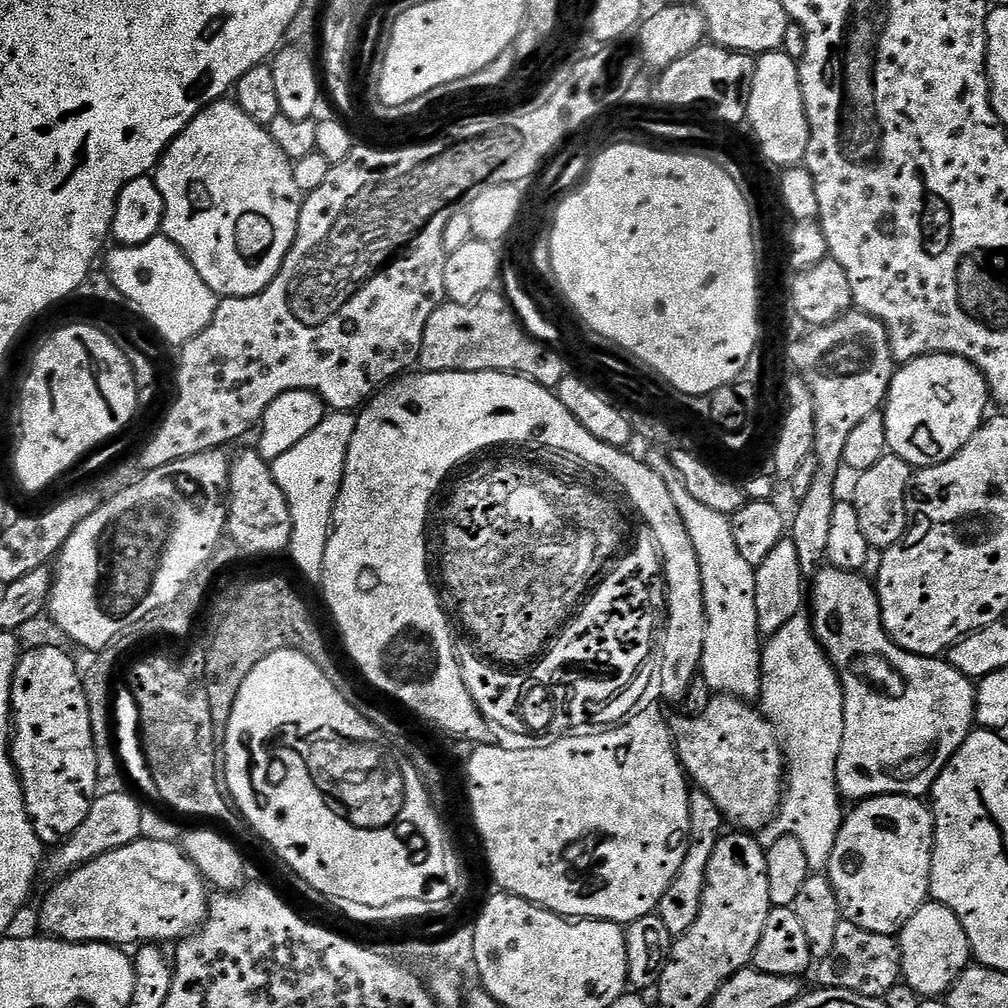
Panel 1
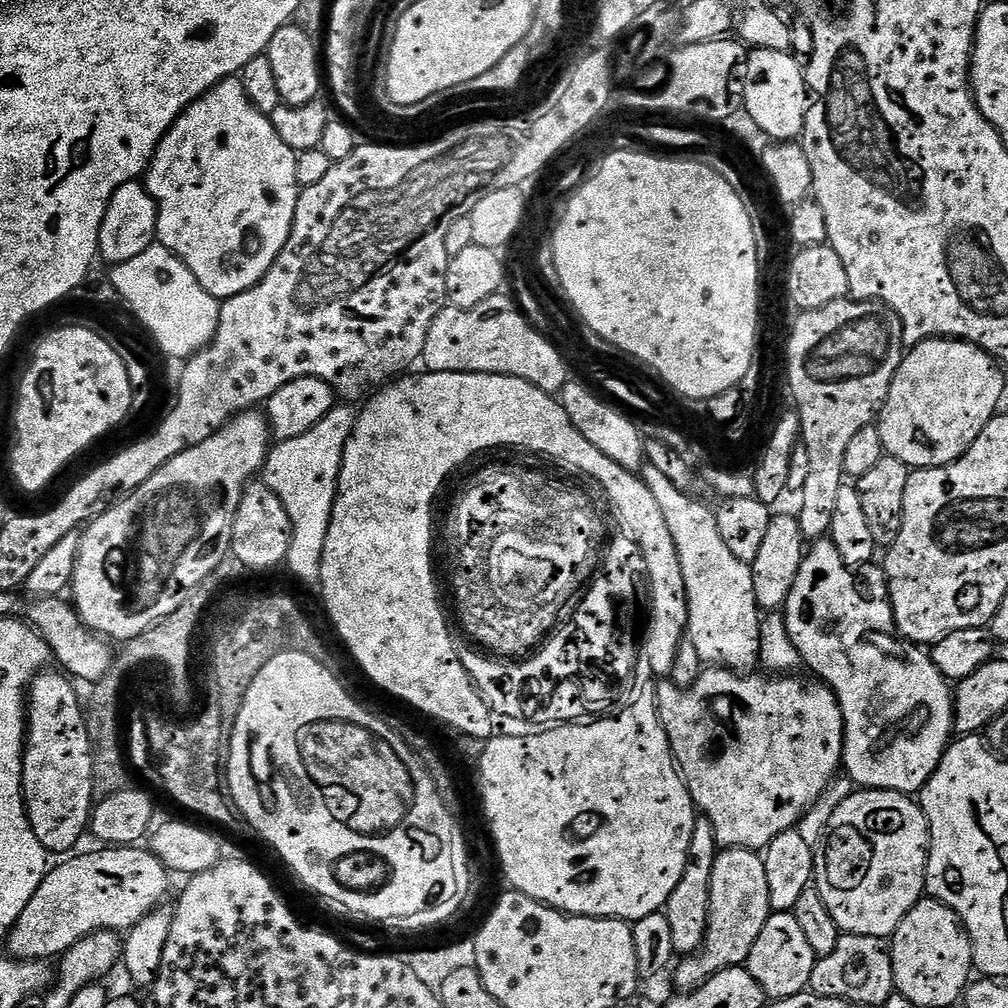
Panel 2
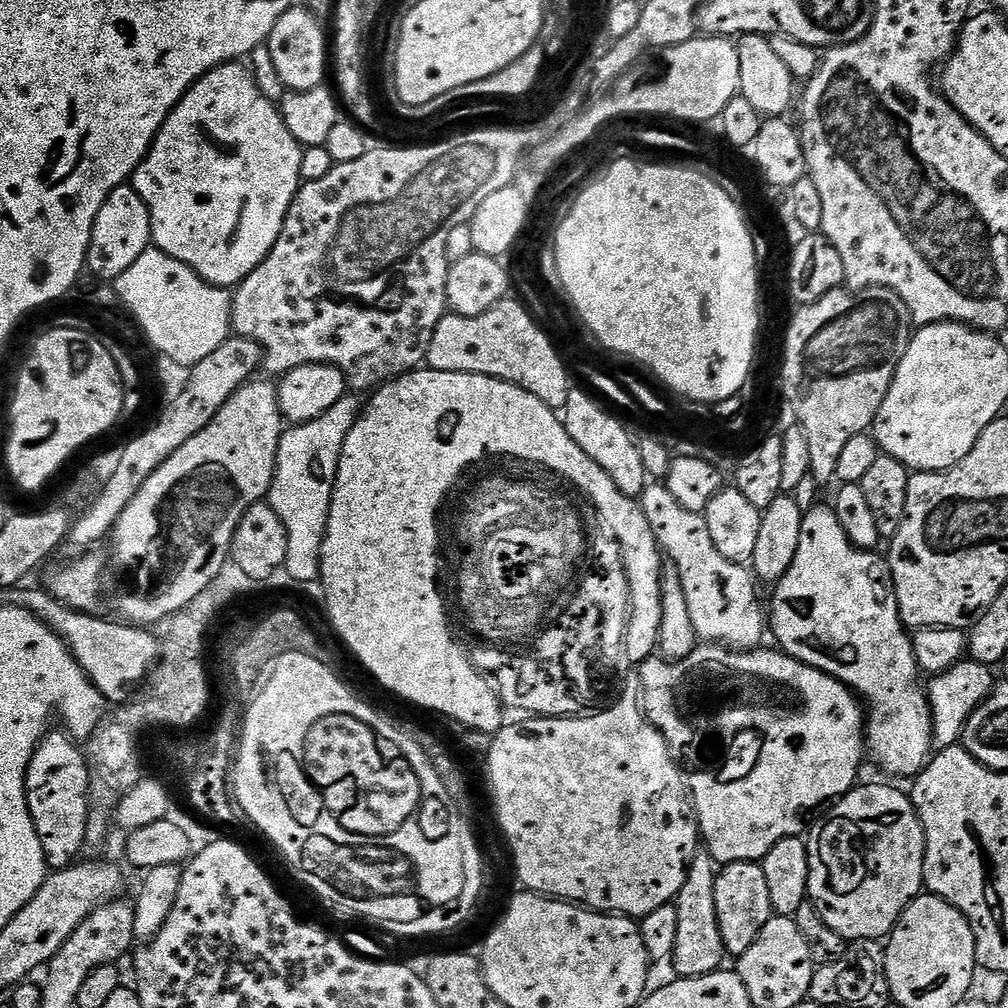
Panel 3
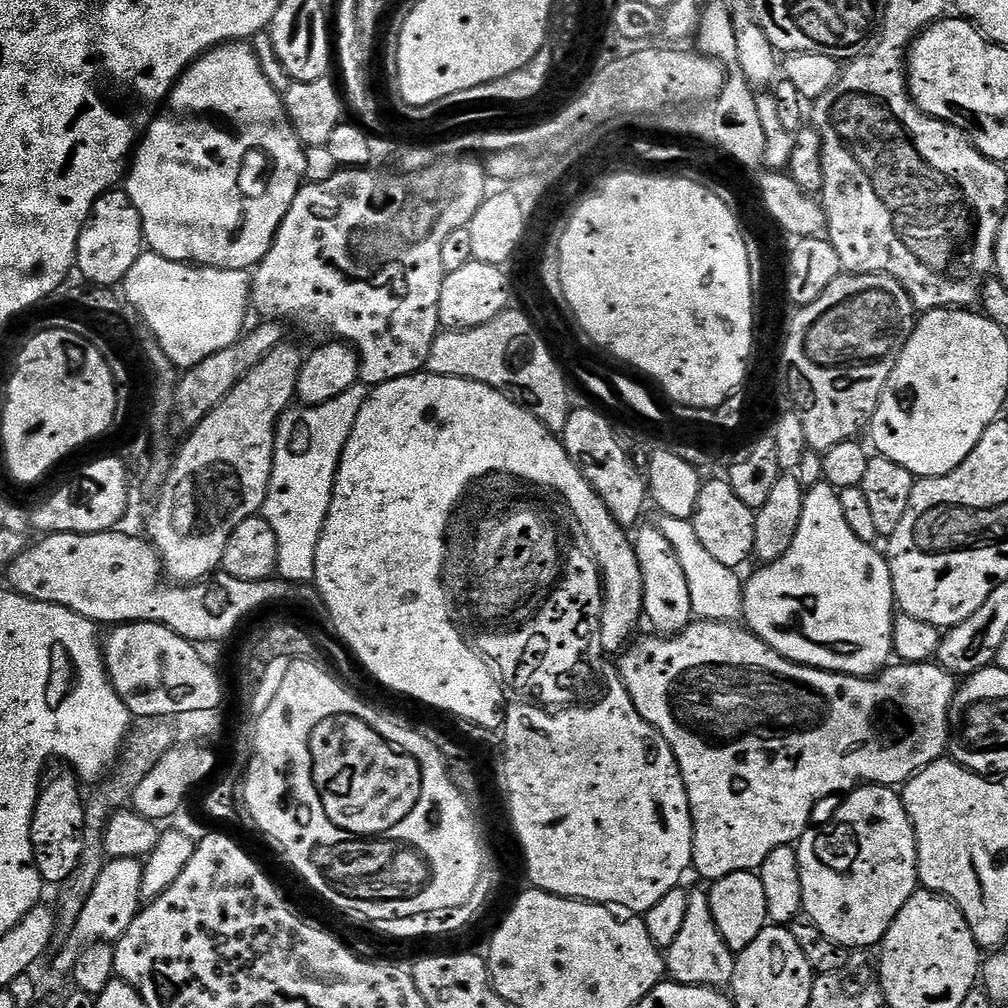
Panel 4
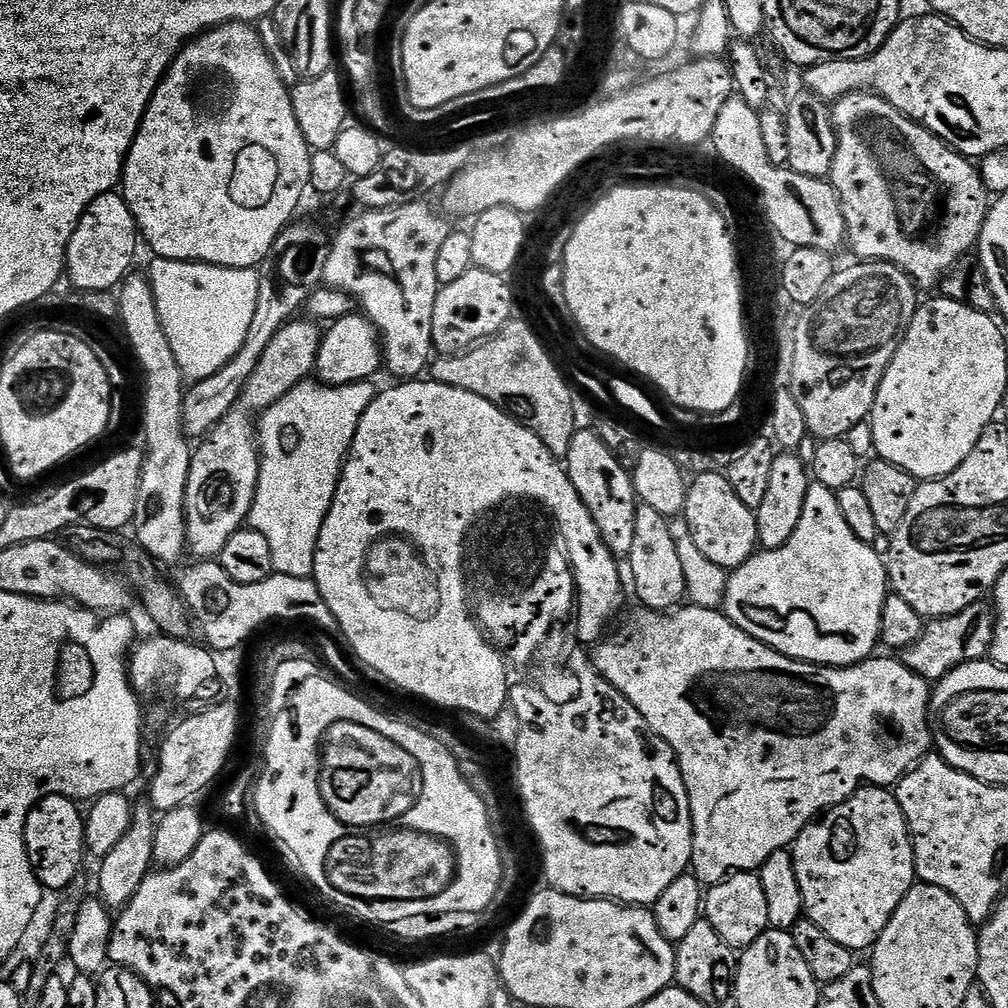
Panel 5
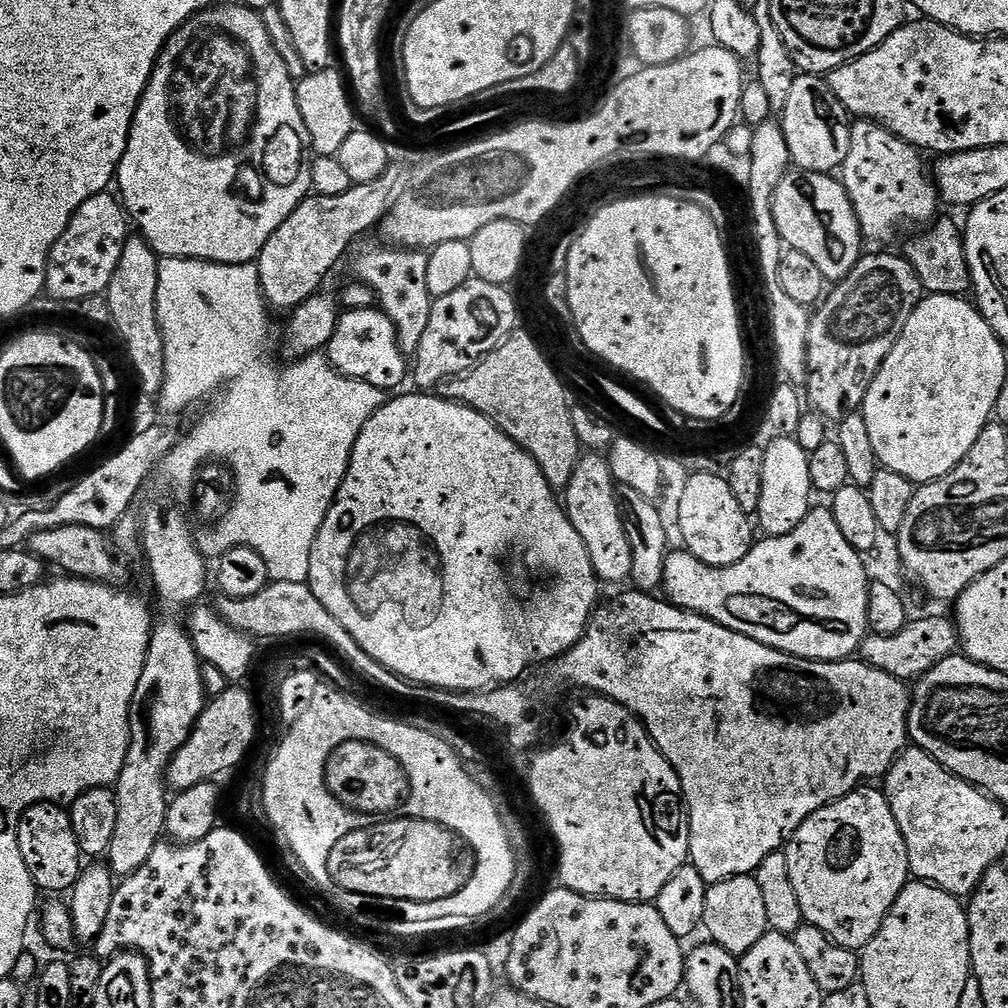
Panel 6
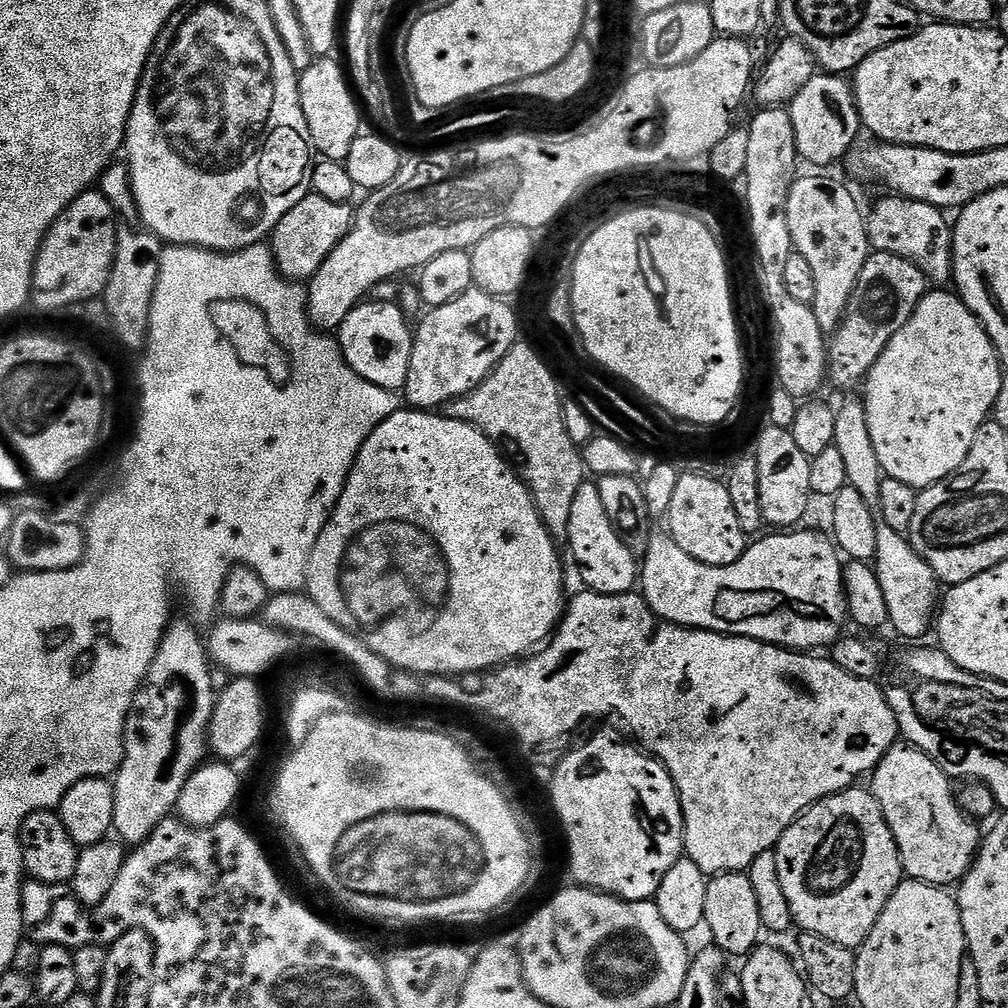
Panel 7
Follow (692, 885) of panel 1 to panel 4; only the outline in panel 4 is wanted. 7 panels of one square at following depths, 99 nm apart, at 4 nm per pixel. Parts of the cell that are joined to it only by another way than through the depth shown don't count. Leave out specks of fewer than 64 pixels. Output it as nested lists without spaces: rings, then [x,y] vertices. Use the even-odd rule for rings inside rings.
[[[689,891],[688,905],[686,906],[686,918],[682,921],[682,931],[678,938],[674,938],[674,946],[666,949],[666,972],[677,984],[697,984],[700,988],[715,988],[724,990],[729,987],[734,978],[734,966],[736,965],[737,953],[726,946],[718,926],[714,922],[714,914],[710,910],[710,898],[707,891]]]

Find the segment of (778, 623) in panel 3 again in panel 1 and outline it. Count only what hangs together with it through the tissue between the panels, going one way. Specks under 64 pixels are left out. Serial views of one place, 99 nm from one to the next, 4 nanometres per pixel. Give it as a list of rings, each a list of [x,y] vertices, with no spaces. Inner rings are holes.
[[[825,566],[816,573],[810,584],[810,619],[812,630],[817,640],[824,647],[828,660],[836,668],[840,675],[840,685],[844,691],[844,729],[842,730],[842,746],[838,750],[838,762],[836,763],[836,785],[840,787],[841,797],[845,801],[859,802],[869,800],[872,796],[914,796],[924,798],[932,791],[932,784],[938,778],[938,774],[950,762],[950,758],[962,746],[962,742],[973,731],[976,724],[976,684],[963,676],[954,666],[950,666],[947,659],[919,656],[913,652],[907,652],[899,648],[888,636],[887,630],[880,617],[880,600],[876,597],[876,590],[871,579],[865,578],[859,572],[843,572],[831,566]]]

